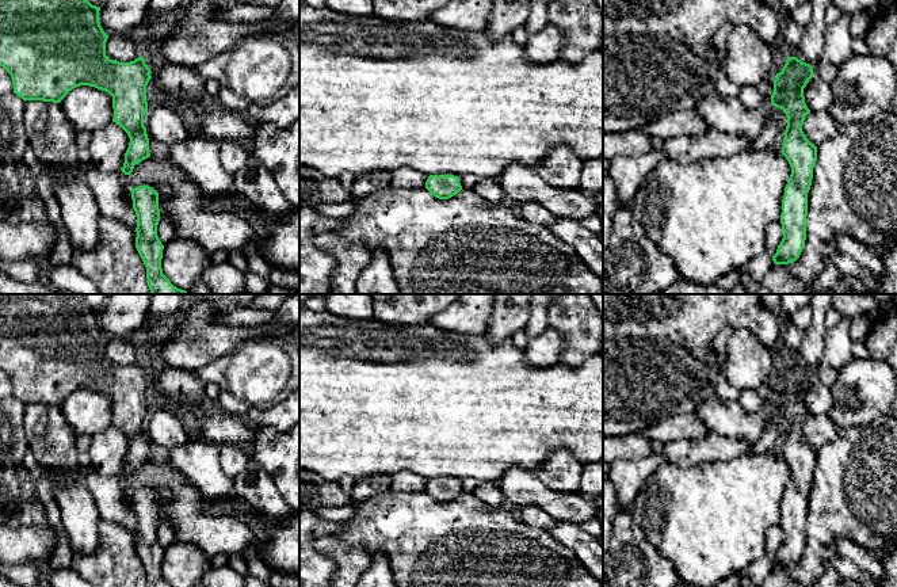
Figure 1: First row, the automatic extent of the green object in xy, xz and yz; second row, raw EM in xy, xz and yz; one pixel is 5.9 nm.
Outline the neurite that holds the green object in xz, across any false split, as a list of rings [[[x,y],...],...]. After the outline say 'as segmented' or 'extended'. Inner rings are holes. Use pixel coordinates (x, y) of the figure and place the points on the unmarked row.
[[[447,477],[443,480],[430,479],[425,492],[439,503],[448,503],[457,499],[462,493],[462,489],[459,481]]]; as segmented

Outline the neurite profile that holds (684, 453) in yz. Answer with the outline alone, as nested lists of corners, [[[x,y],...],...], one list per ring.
[[[710,432],[703,438],[671,441],[656,450],[668,462],[687,469],[707,461],[729,461],[745,454],[755,443]]]

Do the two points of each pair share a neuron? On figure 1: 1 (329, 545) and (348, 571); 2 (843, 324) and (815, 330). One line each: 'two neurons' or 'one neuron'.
1: one neuron
2: two neurons

